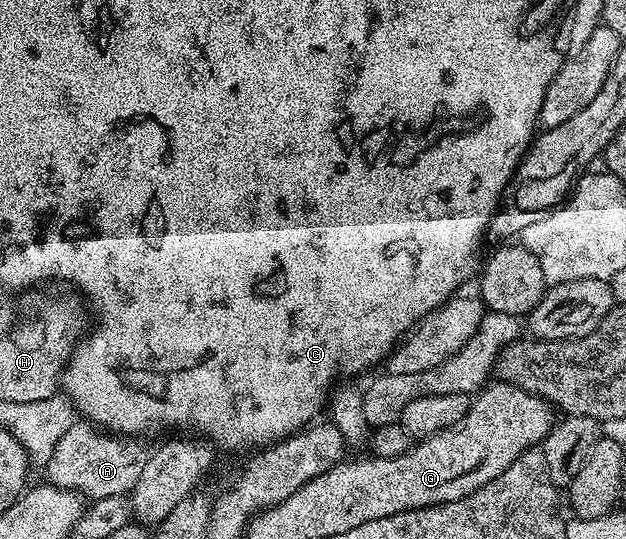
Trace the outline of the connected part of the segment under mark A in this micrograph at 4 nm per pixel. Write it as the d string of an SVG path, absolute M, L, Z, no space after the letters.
M76 423L68 429L60 442L56 443L52 457L44 466L47 475L45 478L49 484L59 486L61 489L80 491L86 499L108 496L125 498L130 490L136 487L136 479L140 479L148 456L148 449L138 441L141 440L134 435L115 435L90 423Z

